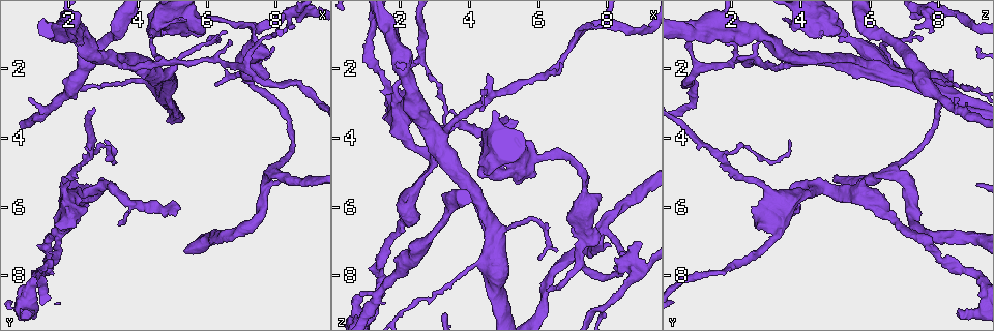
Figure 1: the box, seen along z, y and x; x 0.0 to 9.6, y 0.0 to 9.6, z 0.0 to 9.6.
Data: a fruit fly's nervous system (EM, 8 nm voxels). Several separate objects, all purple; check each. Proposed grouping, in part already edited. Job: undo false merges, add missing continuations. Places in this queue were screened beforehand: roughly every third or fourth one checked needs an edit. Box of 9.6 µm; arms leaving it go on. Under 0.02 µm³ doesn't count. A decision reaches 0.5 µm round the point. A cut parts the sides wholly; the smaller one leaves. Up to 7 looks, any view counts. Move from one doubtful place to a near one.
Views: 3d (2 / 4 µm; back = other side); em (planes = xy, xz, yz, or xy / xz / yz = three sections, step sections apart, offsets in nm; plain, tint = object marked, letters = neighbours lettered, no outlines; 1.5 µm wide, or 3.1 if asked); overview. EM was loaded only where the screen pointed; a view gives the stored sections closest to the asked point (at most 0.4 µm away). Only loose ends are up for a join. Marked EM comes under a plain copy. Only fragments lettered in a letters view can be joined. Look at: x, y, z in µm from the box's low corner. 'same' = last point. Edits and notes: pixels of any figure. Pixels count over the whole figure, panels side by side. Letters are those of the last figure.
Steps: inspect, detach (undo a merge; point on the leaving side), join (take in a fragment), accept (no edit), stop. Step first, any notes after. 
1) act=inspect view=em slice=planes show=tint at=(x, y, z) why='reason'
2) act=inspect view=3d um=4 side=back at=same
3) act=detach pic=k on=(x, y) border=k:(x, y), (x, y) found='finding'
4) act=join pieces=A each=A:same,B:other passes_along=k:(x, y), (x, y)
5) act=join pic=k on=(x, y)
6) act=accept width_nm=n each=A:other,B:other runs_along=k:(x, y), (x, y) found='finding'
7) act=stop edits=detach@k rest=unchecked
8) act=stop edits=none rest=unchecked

act=inspect view=3d um=2 at=(8.40, 0.80, 7.35)

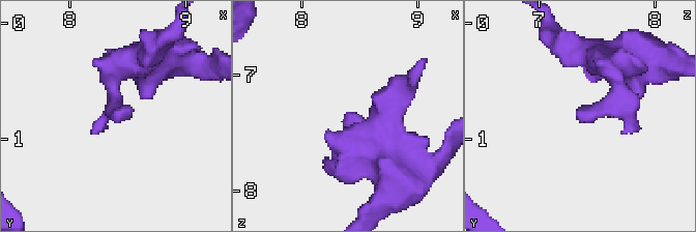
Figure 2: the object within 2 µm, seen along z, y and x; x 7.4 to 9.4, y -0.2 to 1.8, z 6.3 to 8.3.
act=inspect view=em slice=yz step=4 show=tint at=(8.48, 0.76, 7.34)

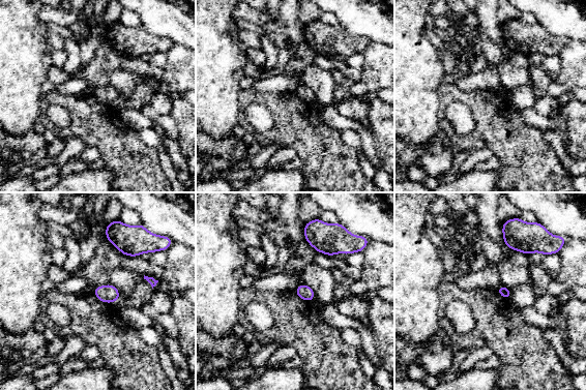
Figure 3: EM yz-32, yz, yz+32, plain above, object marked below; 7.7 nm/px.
act=inspect view=em slice=planes show=letters at=same why='cut it another way'

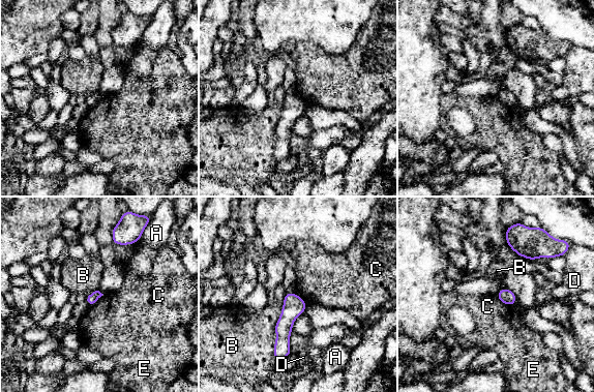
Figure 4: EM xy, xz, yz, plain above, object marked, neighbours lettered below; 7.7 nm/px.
act=accept each=A:other,B:other,C:other,D:other,E:other border=4:(104, 294), (90, 306) found='none of them fits'

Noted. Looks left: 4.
act=inspect view=3d um=2 at=(2.05, 6.25, 6.50) why='calibre changes'

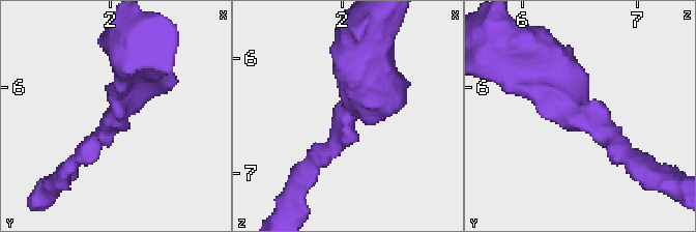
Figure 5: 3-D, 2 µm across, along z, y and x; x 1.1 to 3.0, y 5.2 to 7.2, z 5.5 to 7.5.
act=inspect view=em slice=planes show=letters at=(2.08, 6.22, 6.56) arm_widths_nm=160,420

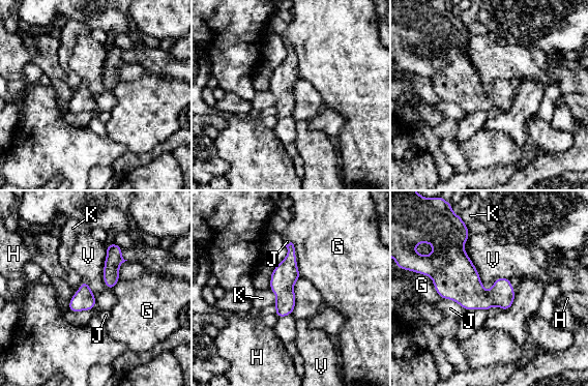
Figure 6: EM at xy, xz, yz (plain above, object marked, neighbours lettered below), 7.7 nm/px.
act=accept each=G:other,H:other,J:other,K:other,V:other border=6:(469, 233), (464, 250), (489, 291) found='all the same cell'

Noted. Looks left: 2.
act=inspect view=em slice=planes show=letters at=(0.85, 2.85, 8.50) why='an open end'

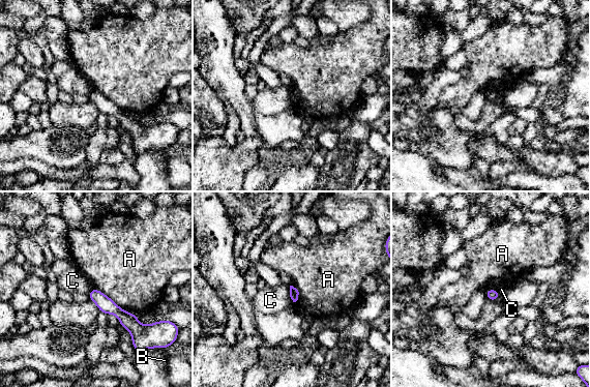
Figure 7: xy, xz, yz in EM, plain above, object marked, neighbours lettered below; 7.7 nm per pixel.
act=accept longest_contact=A:420nm each=A:other,B:other,C:other found='no lettered fragment goes on from it'

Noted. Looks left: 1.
act=stop edits=none rest=unchecked

